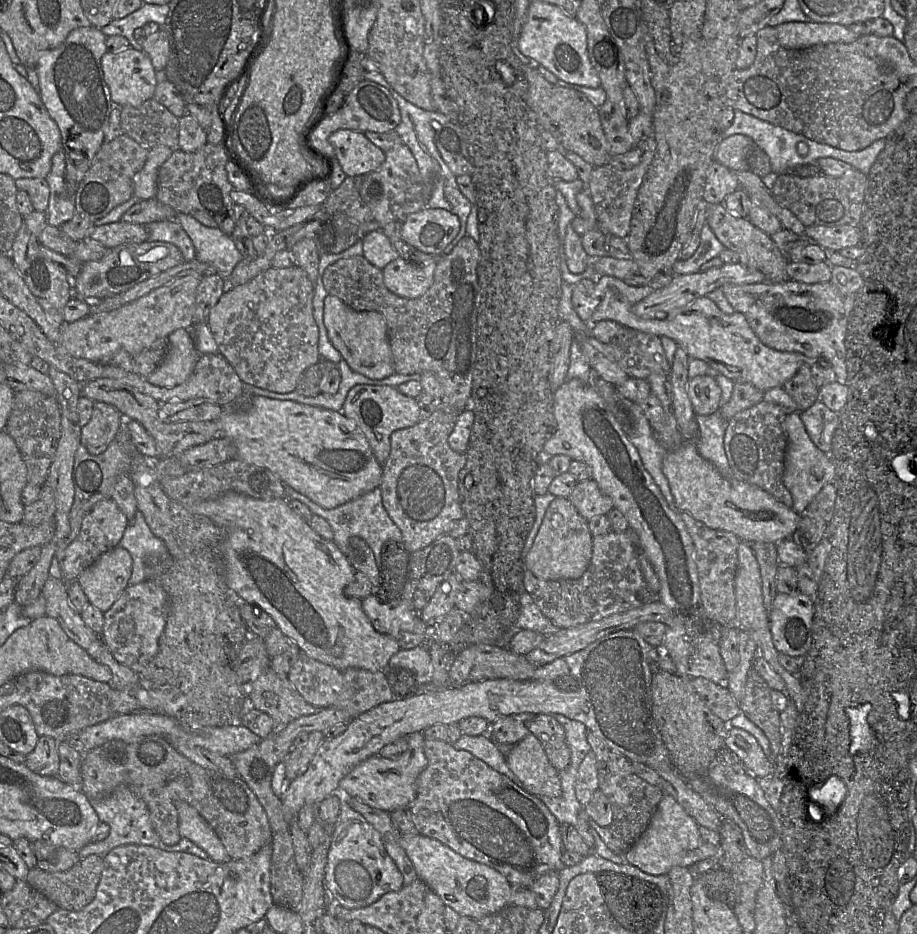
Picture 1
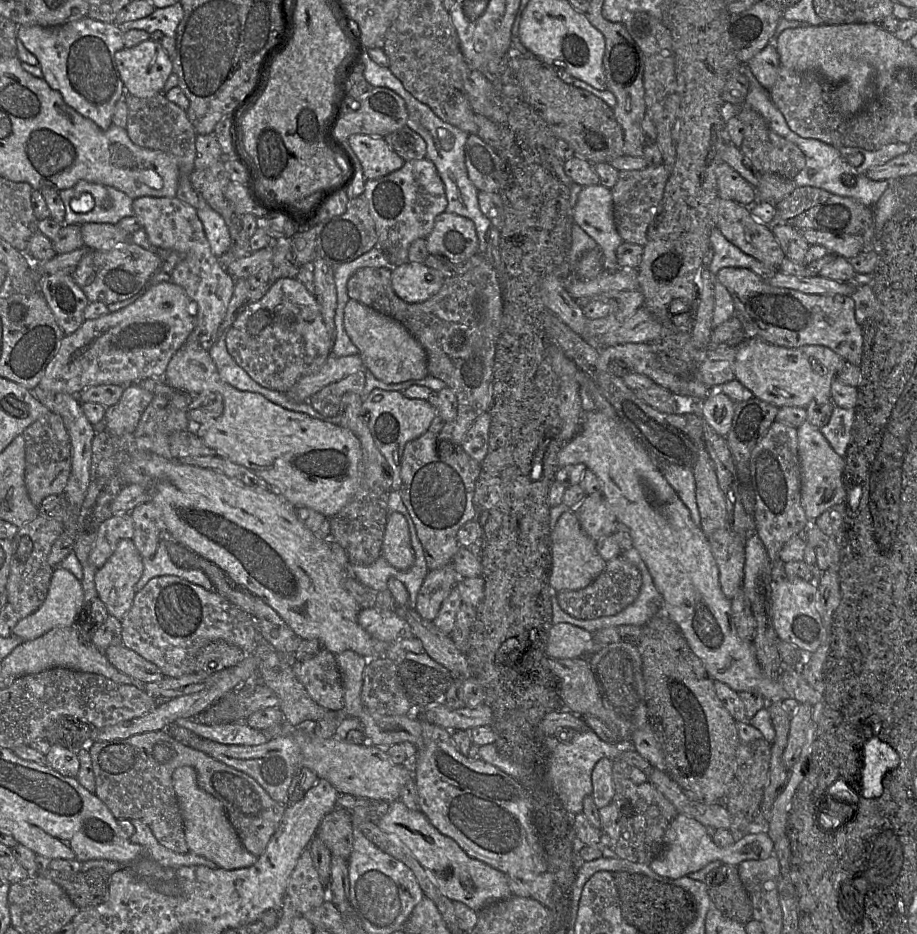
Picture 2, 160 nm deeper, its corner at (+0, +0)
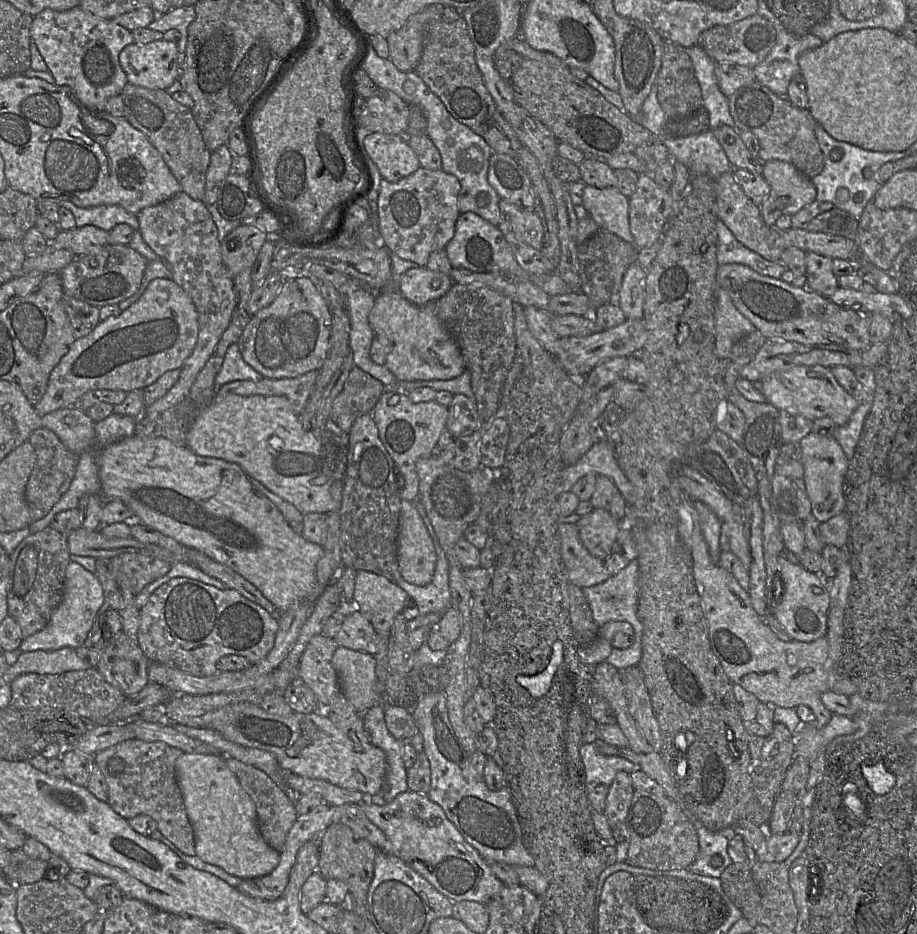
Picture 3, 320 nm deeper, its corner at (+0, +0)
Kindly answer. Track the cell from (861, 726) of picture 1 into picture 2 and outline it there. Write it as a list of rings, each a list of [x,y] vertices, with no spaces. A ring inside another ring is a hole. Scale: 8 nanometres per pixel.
[[[873,735],[864,744],[863,765],[860,772],[860,793],[866,799],[883,794],[883,777],[899,764],[897,752]]]

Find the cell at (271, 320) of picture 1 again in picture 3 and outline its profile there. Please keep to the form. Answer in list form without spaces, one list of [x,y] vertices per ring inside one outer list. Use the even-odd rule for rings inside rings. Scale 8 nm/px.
[[[309,276],[287,278],[274,301],[252,315],[237,344],[243,360],[264,378],[295,378],[319,371],[329,349],[330,311]]]

